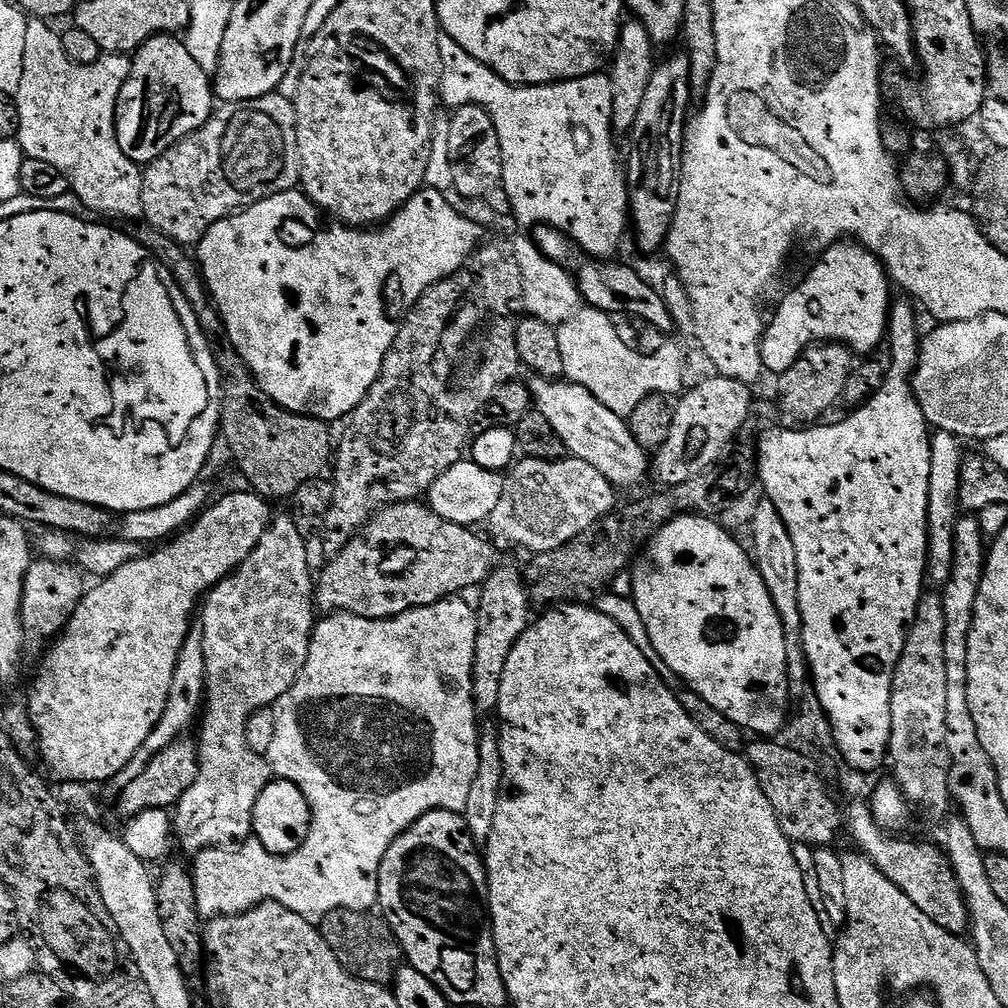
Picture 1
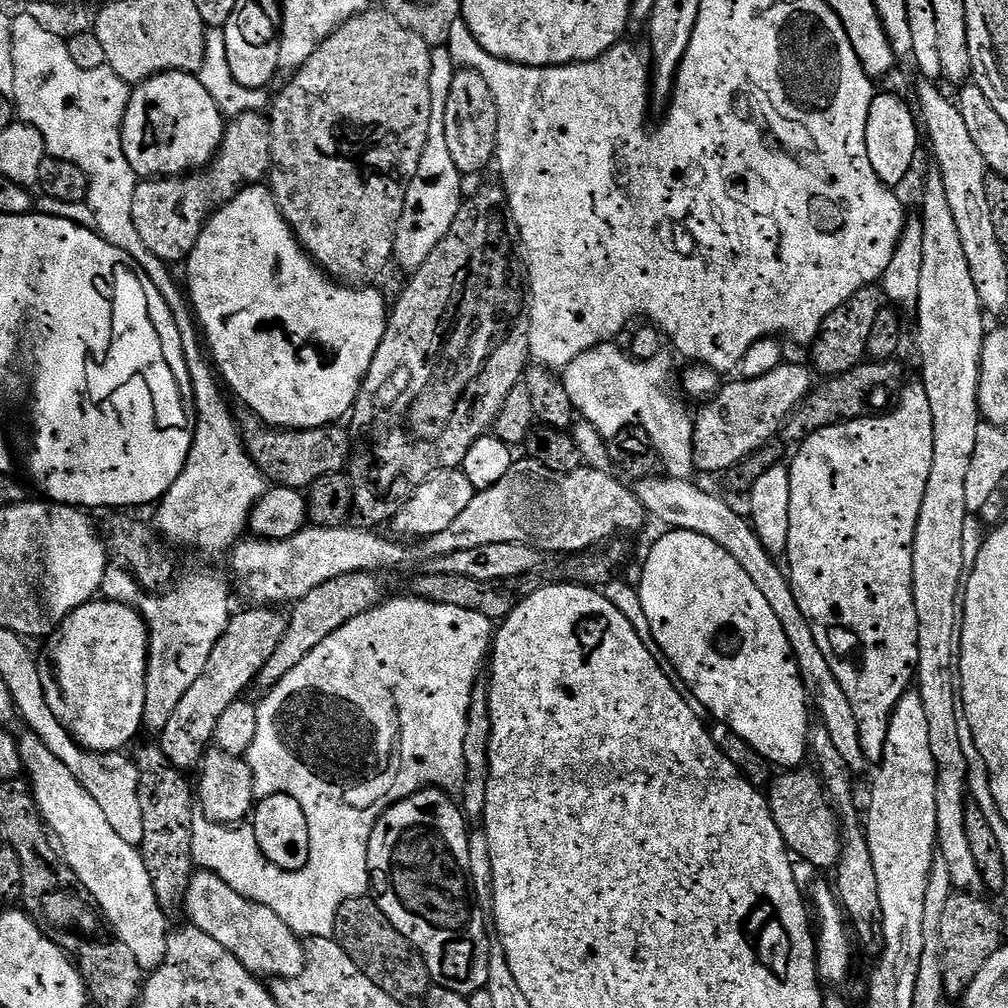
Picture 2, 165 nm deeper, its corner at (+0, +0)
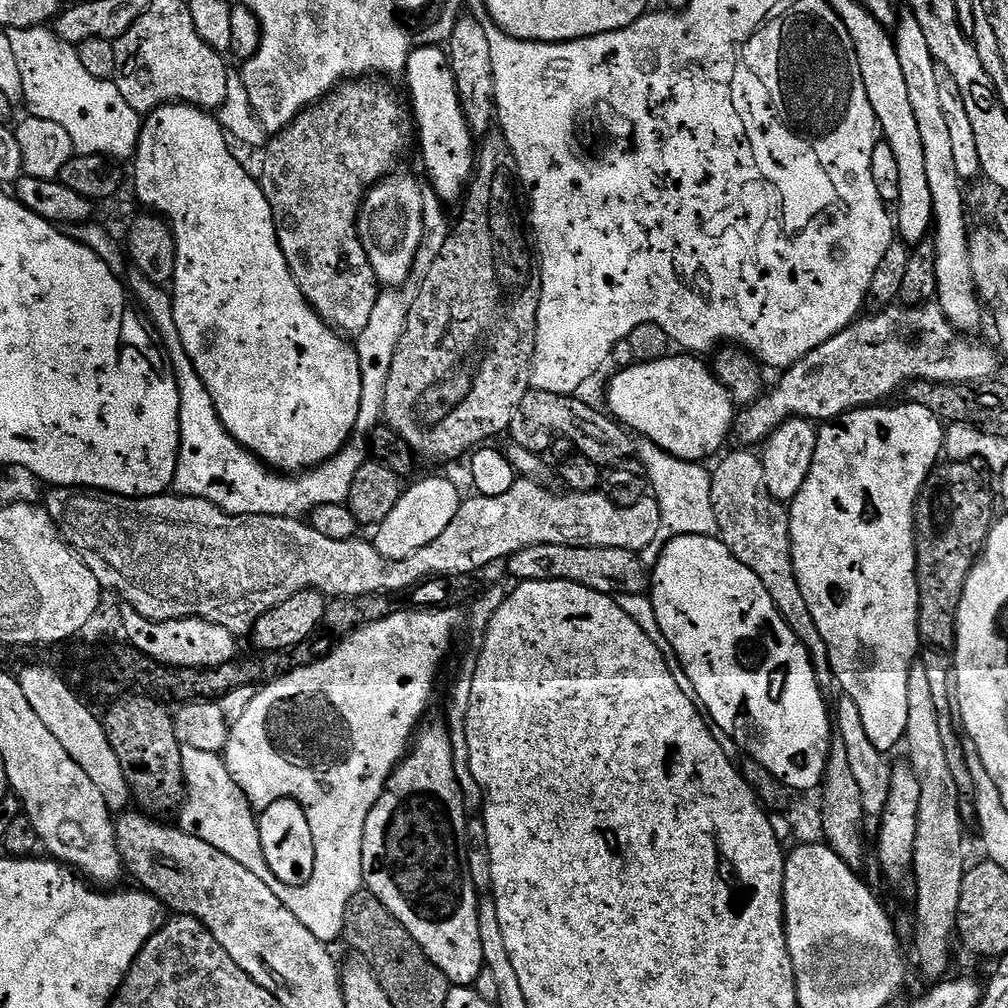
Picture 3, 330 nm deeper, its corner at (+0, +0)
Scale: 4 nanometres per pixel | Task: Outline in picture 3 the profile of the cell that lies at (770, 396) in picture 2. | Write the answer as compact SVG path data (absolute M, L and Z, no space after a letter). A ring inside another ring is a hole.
M939 303L913 304L911 306L884 306L873 316L861 315L852 321L834 338L822 342L798 363L783 369L780 385L773 392L765 391L760 399L747 405L734 421L734 436L744 446L759 445L793 418L803 418L813 422L831 422L837 416L858 408L879 405L895 388L903 389L914 380L933 380L935 384L972 384L993 379L996 373L995 347L971 344L969 337L955 328L946 318Z

